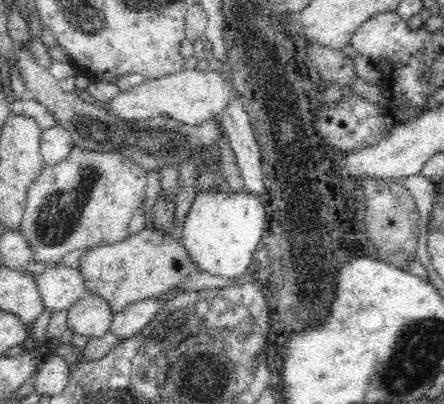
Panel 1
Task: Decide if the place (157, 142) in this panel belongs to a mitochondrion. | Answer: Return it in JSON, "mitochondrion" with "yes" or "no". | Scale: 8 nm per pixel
{"mitochondrion":"yes"}

